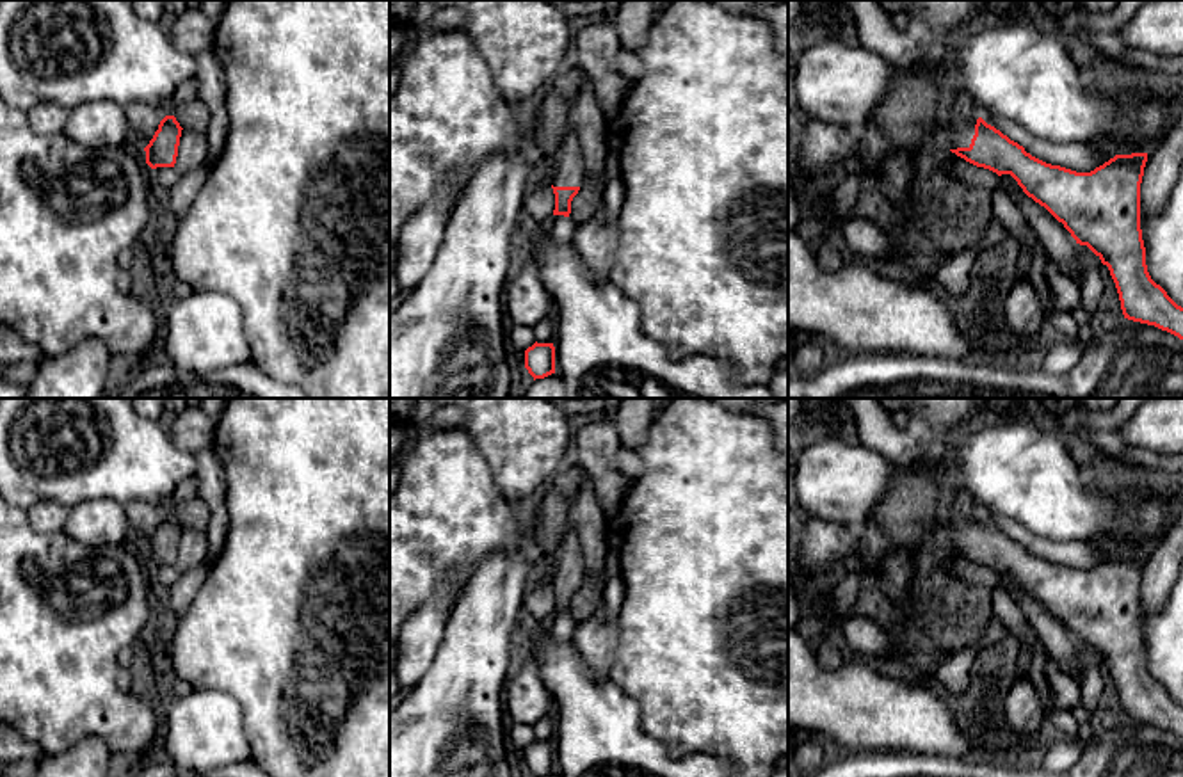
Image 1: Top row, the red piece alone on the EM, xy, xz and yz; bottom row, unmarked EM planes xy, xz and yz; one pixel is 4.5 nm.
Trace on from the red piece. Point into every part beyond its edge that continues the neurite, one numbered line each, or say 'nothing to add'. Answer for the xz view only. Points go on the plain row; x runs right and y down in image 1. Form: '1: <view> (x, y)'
1: xz (570, 560)

